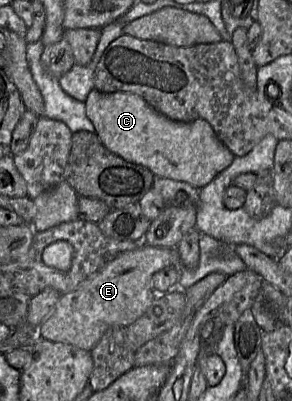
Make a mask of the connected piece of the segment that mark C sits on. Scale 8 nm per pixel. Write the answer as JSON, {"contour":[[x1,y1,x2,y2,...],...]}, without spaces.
{"contour":[[93,89,84,102,86,115,93,123,102,144,124,160,147,167,156,177,186,182,200,189,235,158,207,121,173,121,136,94,104,93]]}

